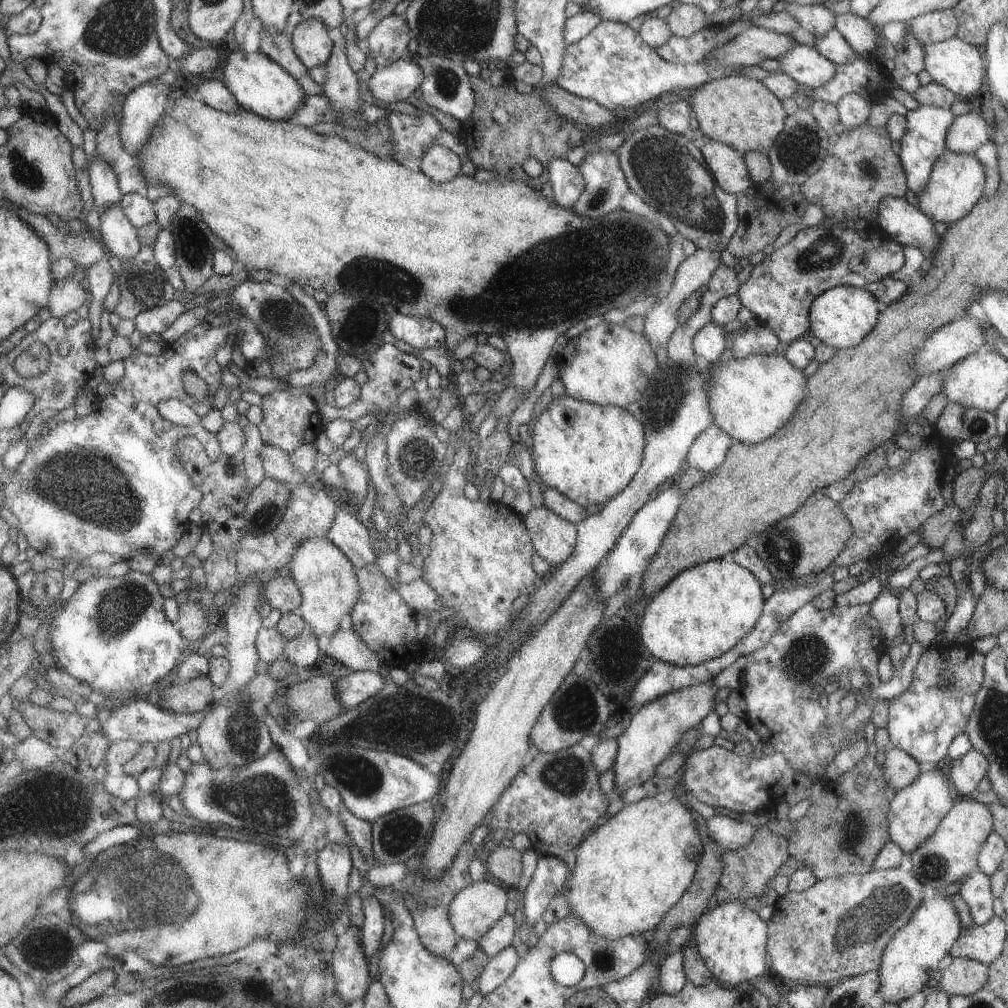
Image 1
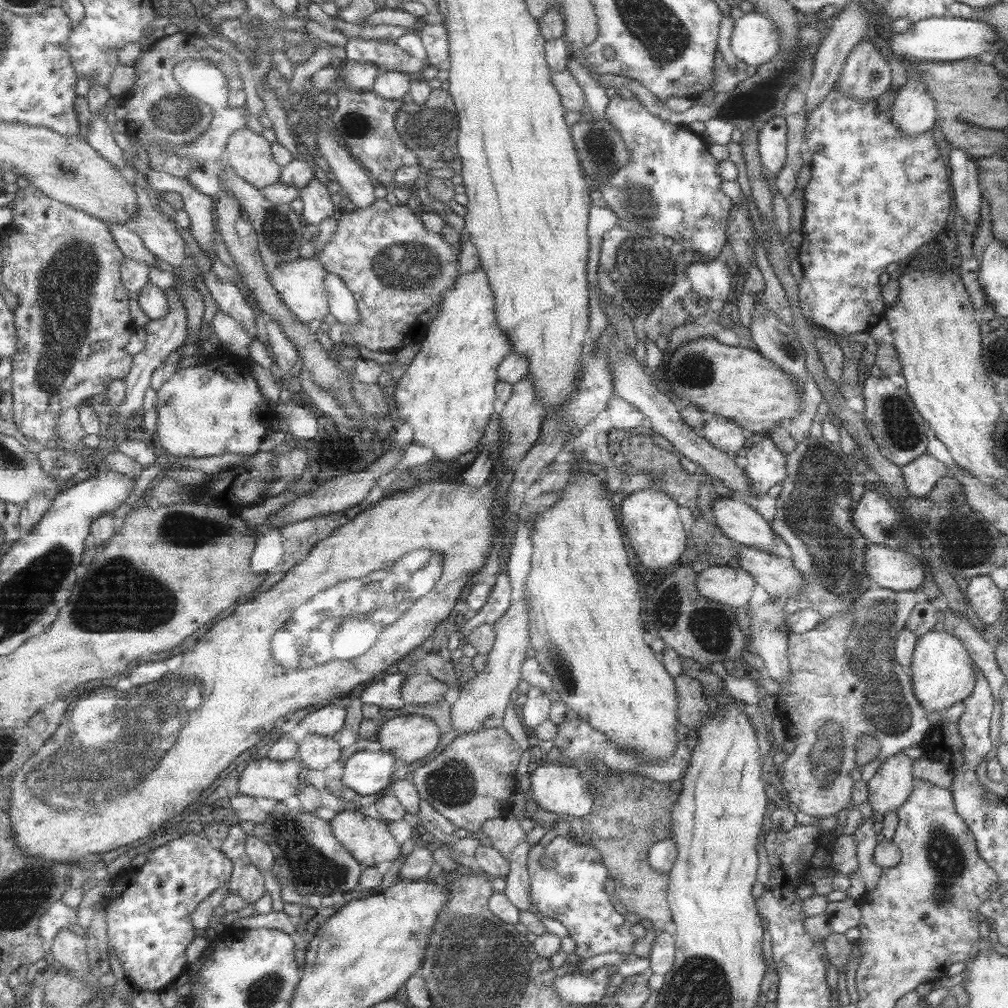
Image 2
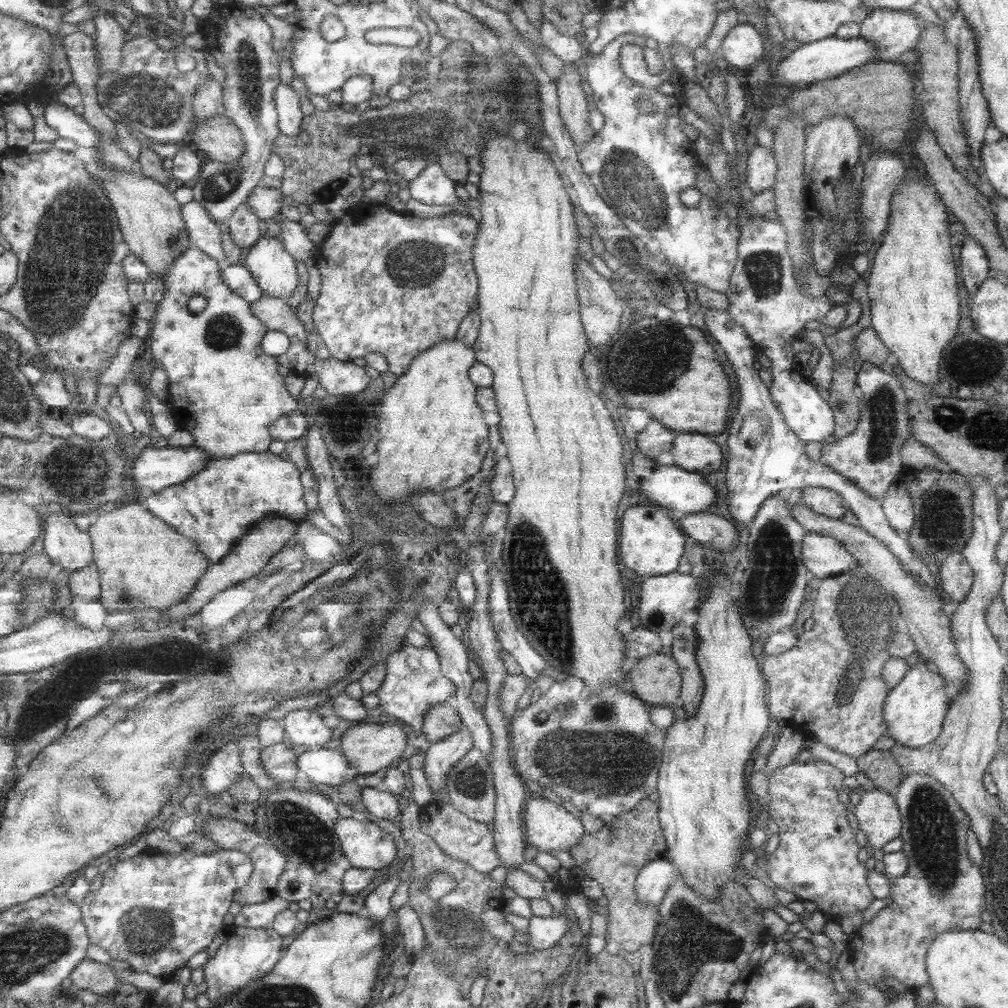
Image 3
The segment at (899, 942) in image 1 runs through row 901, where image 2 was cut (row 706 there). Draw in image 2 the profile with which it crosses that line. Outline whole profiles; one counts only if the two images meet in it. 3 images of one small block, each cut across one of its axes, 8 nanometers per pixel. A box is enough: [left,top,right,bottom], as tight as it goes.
[909,628,975,713]

